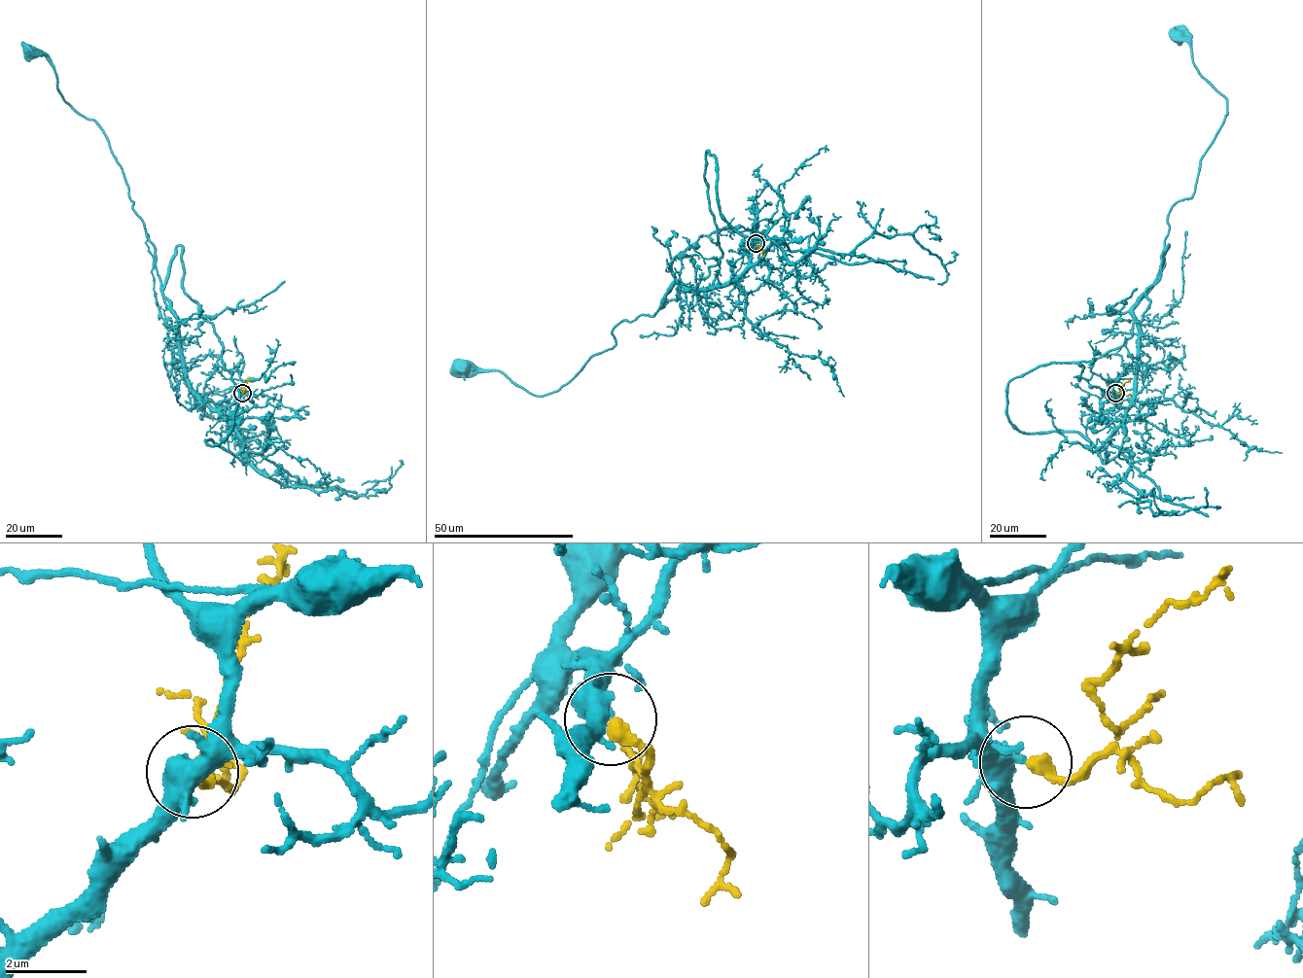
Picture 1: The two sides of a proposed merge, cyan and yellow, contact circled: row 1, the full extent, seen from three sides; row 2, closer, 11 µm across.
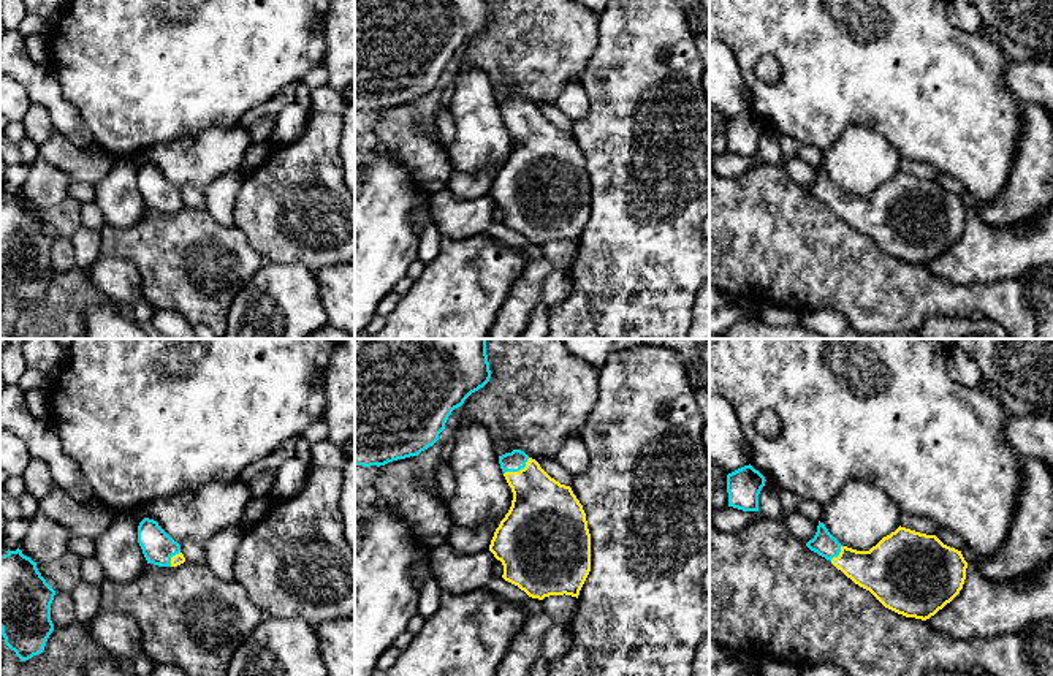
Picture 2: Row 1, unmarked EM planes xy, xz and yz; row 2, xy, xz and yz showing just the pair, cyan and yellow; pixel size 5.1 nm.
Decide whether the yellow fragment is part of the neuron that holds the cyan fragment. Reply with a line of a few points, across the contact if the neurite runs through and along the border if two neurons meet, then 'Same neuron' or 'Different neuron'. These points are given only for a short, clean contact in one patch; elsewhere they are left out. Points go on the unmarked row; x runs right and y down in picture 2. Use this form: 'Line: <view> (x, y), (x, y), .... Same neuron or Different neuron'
Line: xz (515, 106), (518, 116), (529, 127), (543, 157). Same neuron

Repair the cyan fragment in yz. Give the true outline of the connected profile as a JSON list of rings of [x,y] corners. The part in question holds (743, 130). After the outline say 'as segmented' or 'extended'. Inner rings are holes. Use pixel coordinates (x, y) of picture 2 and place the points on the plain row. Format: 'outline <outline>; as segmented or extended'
outline [[[751,109],[727,120],[728,152],[743,157],[758,157],[758,139],[765,122]]]; as segmented

